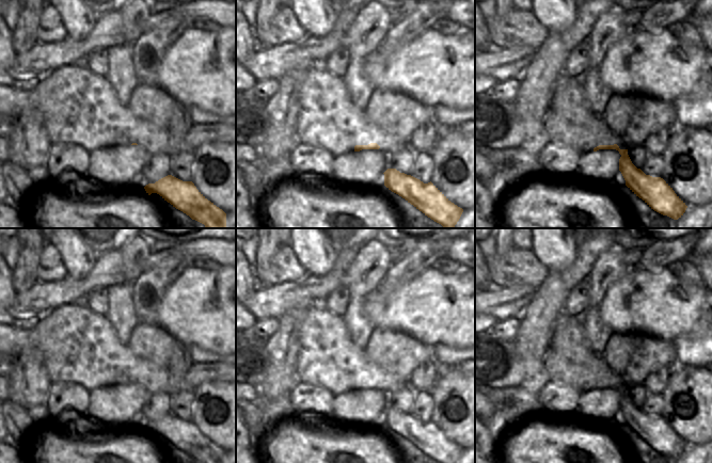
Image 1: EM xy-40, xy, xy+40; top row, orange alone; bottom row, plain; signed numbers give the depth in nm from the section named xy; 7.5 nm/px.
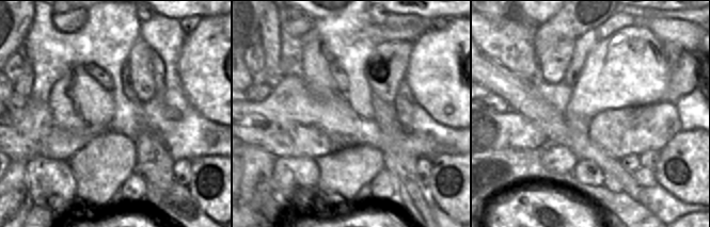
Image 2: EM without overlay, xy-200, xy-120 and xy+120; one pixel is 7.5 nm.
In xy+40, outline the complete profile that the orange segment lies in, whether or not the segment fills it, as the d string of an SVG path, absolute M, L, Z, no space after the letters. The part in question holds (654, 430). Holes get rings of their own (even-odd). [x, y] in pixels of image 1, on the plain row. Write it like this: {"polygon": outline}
{"polygon": "M617 383L614 384L599 384L594 387L594 390L599 388L616 388L621 394L619 398L619 410L621 411L626 425L639 437L642 437L651 448L654 450L667 454L674 459L678 459L683 454L687 445L685 442L675 432L673 427L661 416L652 416L646 414L640 408L637 408L631 400L628 388L620 388Z"}

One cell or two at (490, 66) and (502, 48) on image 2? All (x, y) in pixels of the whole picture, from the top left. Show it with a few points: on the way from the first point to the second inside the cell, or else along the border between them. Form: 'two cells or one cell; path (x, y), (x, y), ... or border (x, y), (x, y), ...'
two cells; border (482, 50), (516, 74)

